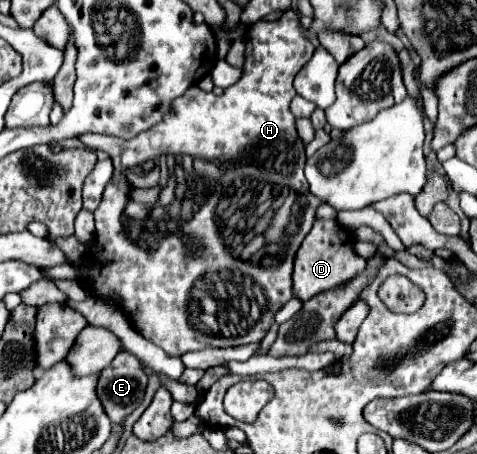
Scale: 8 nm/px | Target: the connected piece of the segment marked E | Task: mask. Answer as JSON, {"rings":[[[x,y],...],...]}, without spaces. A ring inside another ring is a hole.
{"rings":[[[126,350],[118,352],[112,364],[100,372],[96,386],[110,422],[124,420],[142,402],[146,382],[148,376],[142,372],[138,358]]]}

